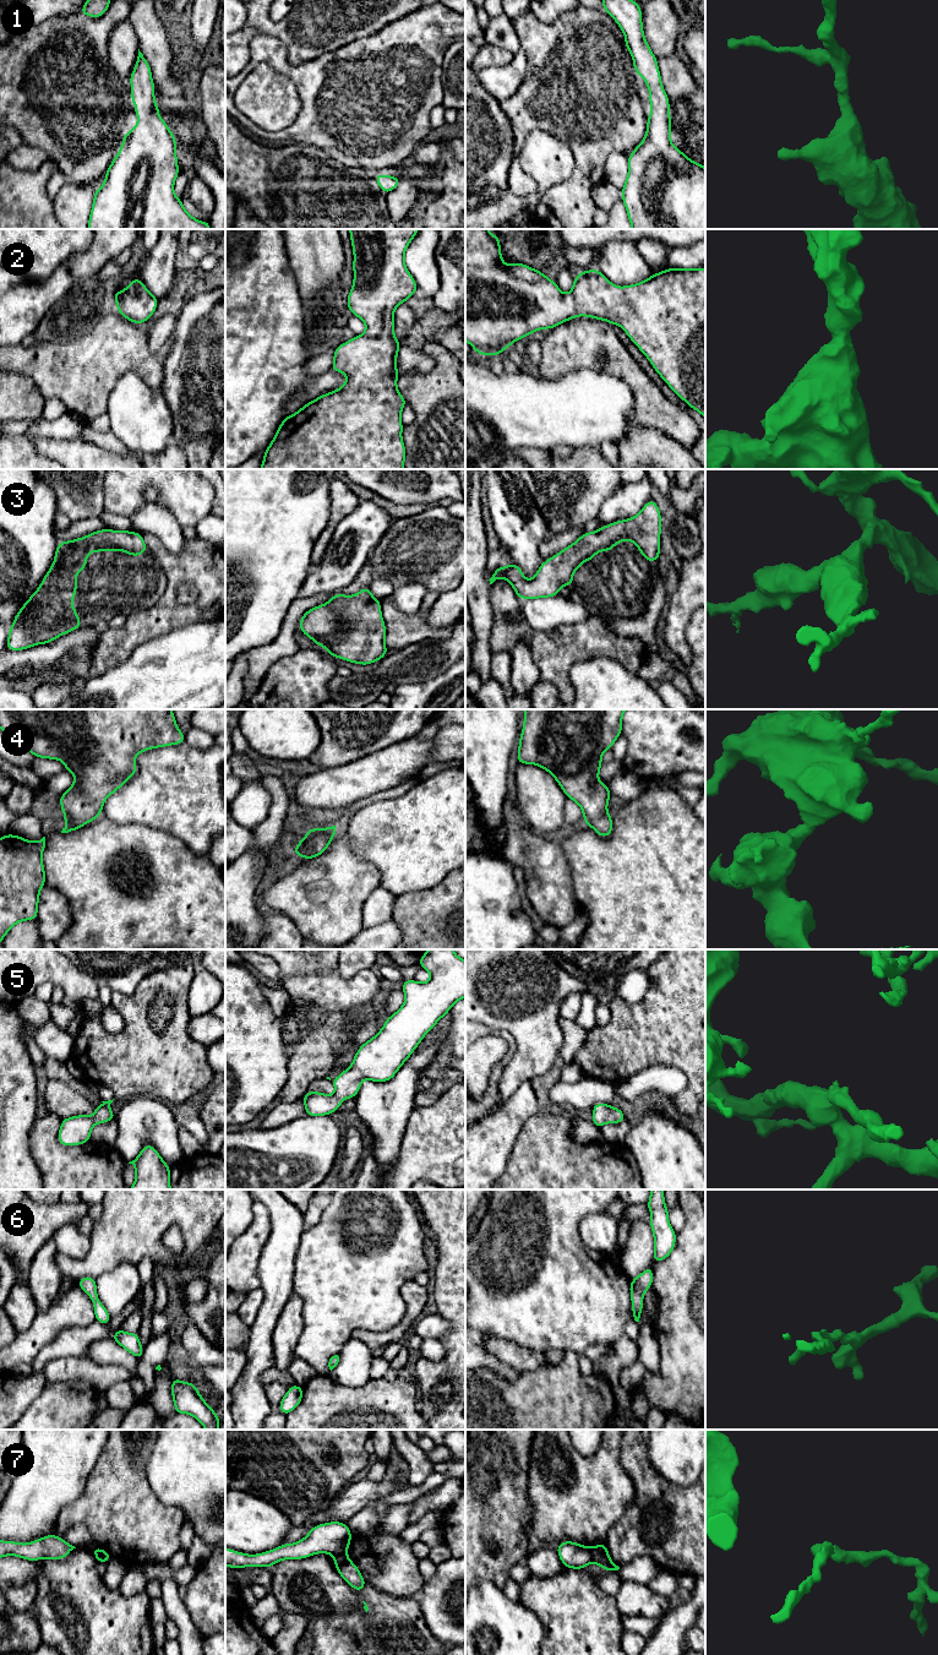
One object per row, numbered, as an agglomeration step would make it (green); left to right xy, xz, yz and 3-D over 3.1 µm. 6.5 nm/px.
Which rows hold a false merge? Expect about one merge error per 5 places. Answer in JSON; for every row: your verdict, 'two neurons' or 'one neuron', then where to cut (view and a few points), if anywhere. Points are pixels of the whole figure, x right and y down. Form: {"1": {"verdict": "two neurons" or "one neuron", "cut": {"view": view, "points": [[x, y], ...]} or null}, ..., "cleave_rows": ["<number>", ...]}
{"1": {"verdict": "one neuron", "cut": null}, "2": {"verdict": "one neuron", "cut": null}, "3": {"verdict": "one neuron", "cut": null}, "4": {"verdict": "one neuron", "cut": null}, "5": {"verdict": "one neuron", "cut": null}, "6": {"verdict": "one neuron", "cut": null}, "7": {"verdict": "two neurons", "cut": {"view": "yz", "points": [[590, 1547], [592, 1561]]}}, "cleave_rows": ["7"]}

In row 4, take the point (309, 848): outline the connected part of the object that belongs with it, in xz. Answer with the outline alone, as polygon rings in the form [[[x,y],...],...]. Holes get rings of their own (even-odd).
[[[337,826],[307,829],[307,834],[302,837],[291,854],[300,855],[305,860],[313,859],[323,854],[333,840],[336,827]]]

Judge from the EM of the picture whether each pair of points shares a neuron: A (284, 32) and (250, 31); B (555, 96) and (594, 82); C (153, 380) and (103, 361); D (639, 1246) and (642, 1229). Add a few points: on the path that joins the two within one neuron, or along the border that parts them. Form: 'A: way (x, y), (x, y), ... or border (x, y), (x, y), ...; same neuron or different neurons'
A: way (276, 28), (258, 28); same neuron
B: way (565, 93), (584, 82); same neuron
C: way (141, 368), (135, 361), (115, 361); same neuron
D: way (641, 1242), (641, 1232); same neuron

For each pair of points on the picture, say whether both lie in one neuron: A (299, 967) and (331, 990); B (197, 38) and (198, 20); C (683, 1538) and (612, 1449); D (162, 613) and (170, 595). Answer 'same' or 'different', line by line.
A: different
B: same
C: different
D: same

